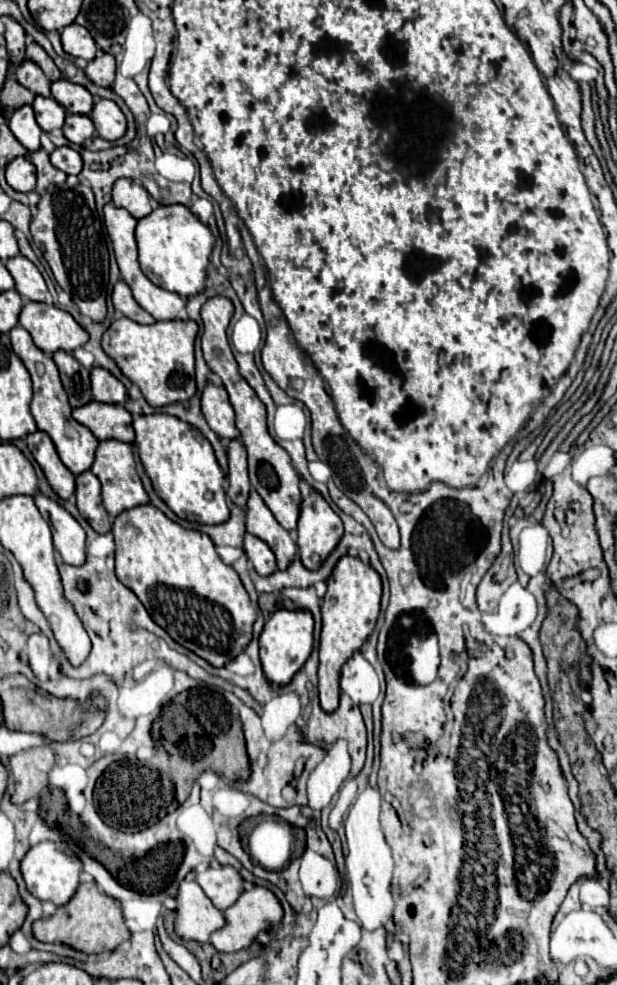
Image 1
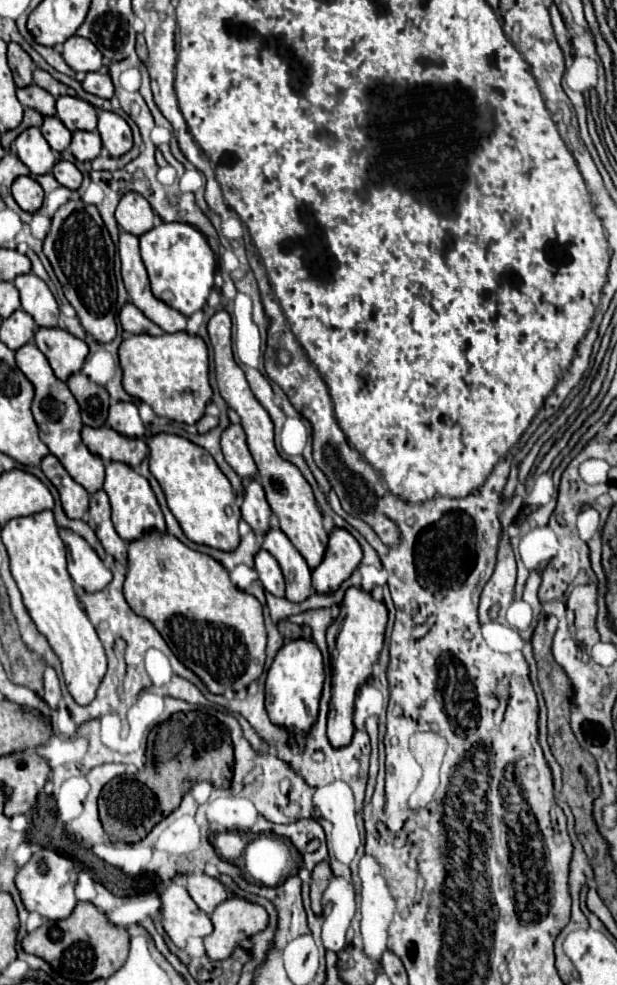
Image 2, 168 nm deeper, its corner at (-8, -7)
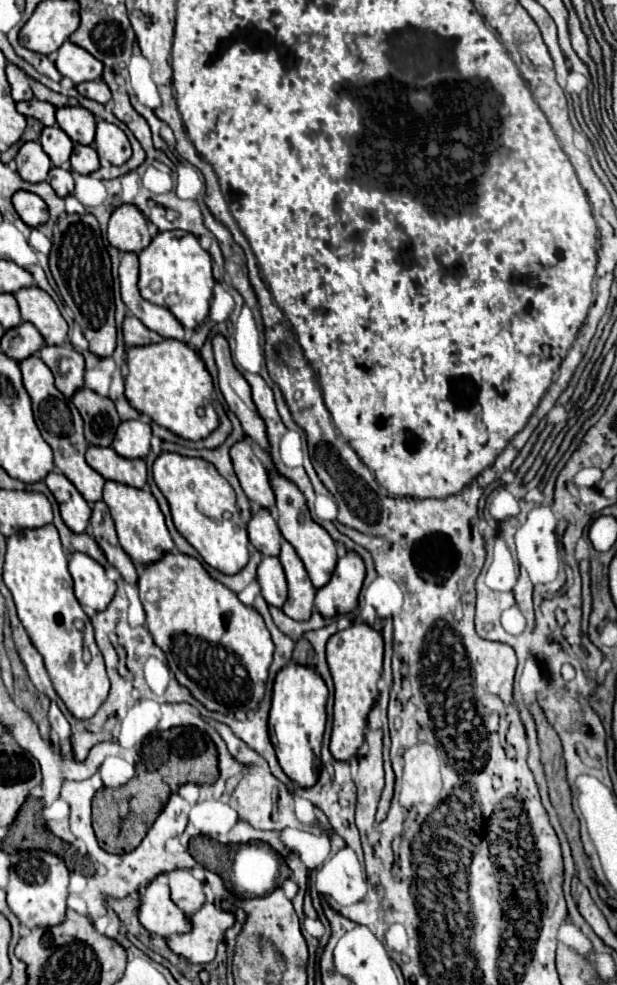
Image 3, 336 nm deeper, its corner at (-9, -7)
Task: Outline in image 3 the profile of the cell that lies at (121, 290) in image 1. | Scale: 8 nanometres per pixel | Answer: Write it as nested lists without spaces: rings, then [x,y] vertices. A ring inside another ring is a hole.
[[[126,316],[126,318],[124,318],[122,334],[124,334],[124,344],[126,344],[126,348],[162,342],[162,338],[160,338],[156,332],[148,330],[138,318],[132,318],[132,316]]]

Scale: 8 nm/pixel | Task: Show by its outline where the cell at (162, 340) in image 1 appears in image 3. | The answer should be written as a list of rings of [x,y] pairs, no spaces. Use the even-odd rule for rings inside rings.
[[[162,340],[152,346],[130,348],[128,356],[126,356],[126,364],[128,364],[126,398],[134,410],[150,416],[152,422],[156,422],[158,426],[170,430],[172,434],[176,434],[184,440],[194,440],[194,442],[202,440],[218,428],[220,420],[218,420],[218,414],[214,412],[214,406],[212,406],[212,392],[214,392],[212,378],[204,366],[202,358],[194,350],[190,350],[184,342]]]

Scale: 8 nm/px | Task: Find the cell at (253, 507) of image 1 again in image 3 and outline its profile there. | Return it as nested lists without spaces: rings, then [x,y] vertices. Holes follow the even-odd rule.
[[[282,542],[280,562],[284,566],[286,580],[288,580],[288,600],[282,606],[282,612],[298,622],[308,620],[314,610],[316,588],[312,586],[296,550],[292,550],[292,546],[288,546],[288,542]]]

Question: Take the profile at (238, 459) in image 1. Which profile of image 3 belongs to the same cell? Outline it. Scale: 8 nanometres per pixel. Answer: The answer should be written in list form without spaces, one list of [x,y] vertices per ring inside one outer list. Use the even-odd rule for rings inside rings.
[[[258,510],[250,518],[248,526],[248,536],[252,546],[262,554],[262,556],[278,556],[280,554],[280,544],[282,544],[282,534],[276,526],[274,516],[268,510]]]

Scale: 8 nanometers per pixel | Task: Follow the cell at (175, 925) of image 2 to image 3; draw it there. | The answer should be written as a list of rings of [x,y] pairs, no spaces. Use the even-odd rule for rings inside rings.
[[[158,875],[140,890],[138,922],[152,934],[166,938],[168,934],[182,934],[188,930],[188,918],[168,898],[167,876]]]

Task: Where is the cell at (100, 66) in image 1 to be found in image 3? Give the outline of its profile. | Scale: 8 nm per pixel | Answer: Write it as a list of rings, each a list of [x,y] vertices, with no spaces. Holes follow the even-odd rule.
[[[98,78],[98,80],[92,80],[92,82],[80,82],[78,86],[76,86],[76,90],[82,94],[82,96],[86,96],[86,98],[90,98],[90,100],[96,100],[96,102],[100,102],[100,104],[108,104],[110,102],[110,90],[108,90],[108,86],[106,86],[106,82],[102,80],[102,78]]]

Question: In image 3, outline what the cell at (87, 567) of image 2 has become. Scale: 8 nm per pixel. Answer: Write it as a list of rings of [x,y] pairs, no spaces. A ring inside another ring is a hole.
[[[82,552],[70,554],[70,574],[74,578],[76,600],[90,612],[108,608],[116,594],[116,584],[108,580],[104,568]]]

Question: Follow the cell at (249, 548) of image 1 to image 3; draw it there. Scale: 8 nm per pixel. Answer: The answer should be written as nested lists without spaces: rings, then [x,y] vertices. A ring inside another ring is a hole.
[[[264,558],[258,566],[258,584],[262,590],[264,600],[270,606],[282,608],[282,604],[286,602],[286,576],[284,576],[284,568],[280,566],[278,558]]]

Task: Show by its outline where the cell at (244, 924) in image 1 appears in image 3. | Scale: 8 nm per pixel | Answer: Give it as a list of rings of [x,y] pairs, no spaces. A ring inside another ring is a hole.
[[[206,902],[206,904],[204,904],[202,908],[198,908],[194,914],[188,914],[188,922],[190,922],[192,930],[190,930],[190,932],[184,932],[184,934],[172,934],[172,936],[168,936],[168,938],[166,938],[168,948],[170,948],[174,954],[186,958],[186,960],[192,962],[192,964],[208,964],[208,962],[212,962],[212,958],[216,956],[216,946],[218,946],[218,942],[224,940],[226,928],[230,928],[230,926],[234,924],[234,916],[232,916],[230,912],[224,912],[224,910],[216,908],[216,906],[210,904],[210,902]]]

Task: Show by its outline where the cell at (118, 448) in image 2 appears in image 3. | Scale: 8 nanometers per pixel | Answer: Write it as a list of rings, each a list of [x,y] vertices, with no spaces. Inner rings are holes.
[[[90,446],[86,452],[86,462],[104,480],[114,480],[132,488],[146,486],[146,464],[128,462],[126,458],[120,458],[112,448],[100,450],[100,446]]]

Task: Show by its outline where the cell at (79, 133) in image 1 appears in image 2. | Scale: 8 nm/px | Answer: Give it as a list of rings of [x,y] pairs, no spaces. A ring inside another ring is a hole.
[[[75,130],[71,138],[71,150],[73,150],[73,156],[81,162],[93,160],[101,154],[101,138],[97,132]]]

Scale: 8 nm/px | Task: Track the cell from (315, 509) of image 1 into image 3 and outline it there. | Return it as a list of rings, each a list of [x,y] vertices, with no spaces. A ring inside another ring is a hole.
[[[348,552],[344,558],[340,558],[332,580],[316,592],[316,610],[320,616],[334,618],[356,610],[364,578],[366,568],[358,554]]]

